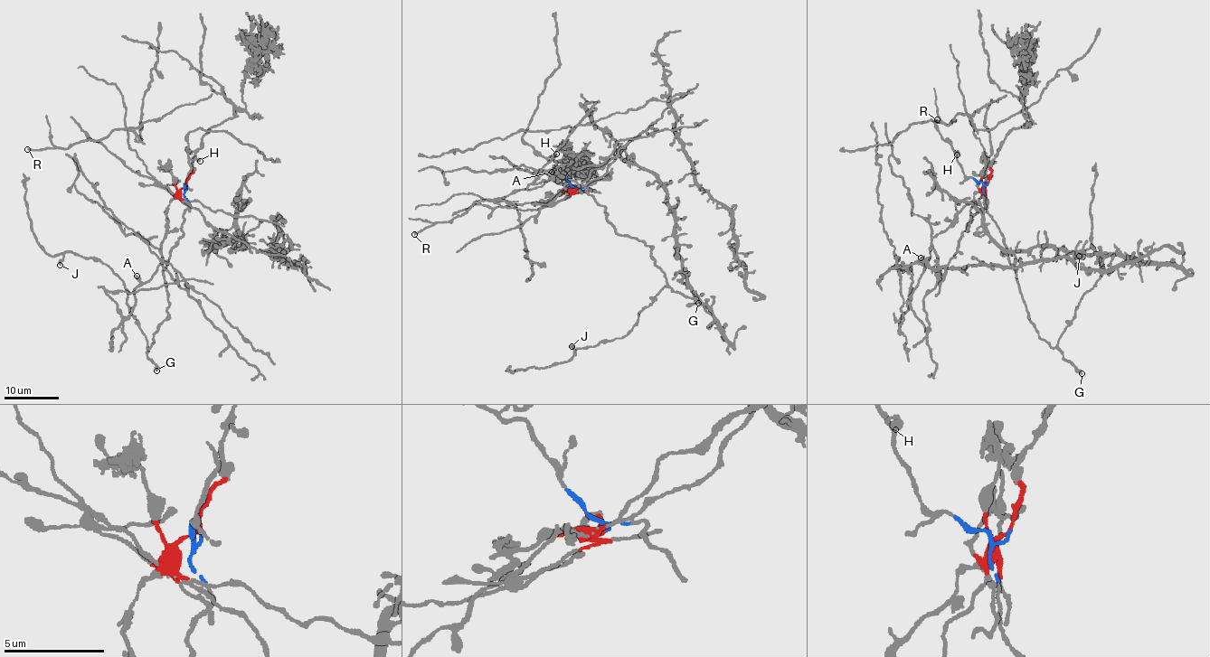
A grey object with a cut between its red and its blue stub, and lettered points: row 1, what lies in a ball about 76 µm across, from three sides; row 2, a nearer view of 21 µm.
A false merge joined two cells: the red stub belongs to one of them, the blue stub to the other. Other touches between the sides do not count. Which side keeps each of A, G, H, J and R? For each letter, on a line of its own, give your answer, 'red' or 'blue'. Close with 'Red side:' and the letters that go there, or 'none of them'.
A: red
G: blue
H: blue
J: blue
R: red
Red side: A, R

